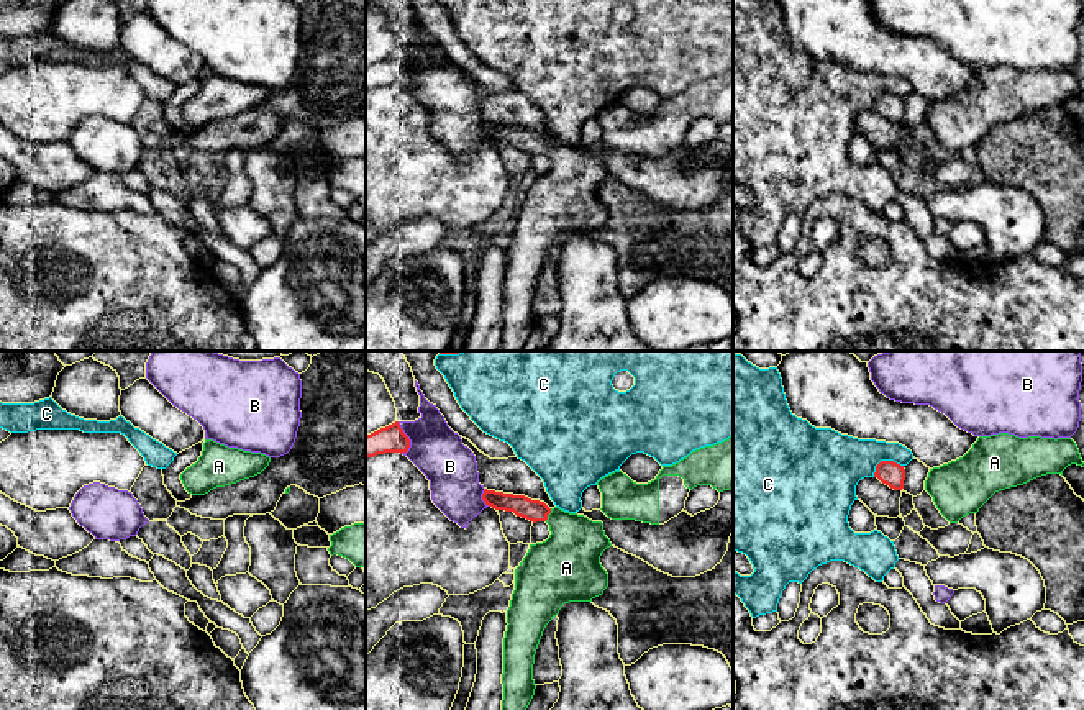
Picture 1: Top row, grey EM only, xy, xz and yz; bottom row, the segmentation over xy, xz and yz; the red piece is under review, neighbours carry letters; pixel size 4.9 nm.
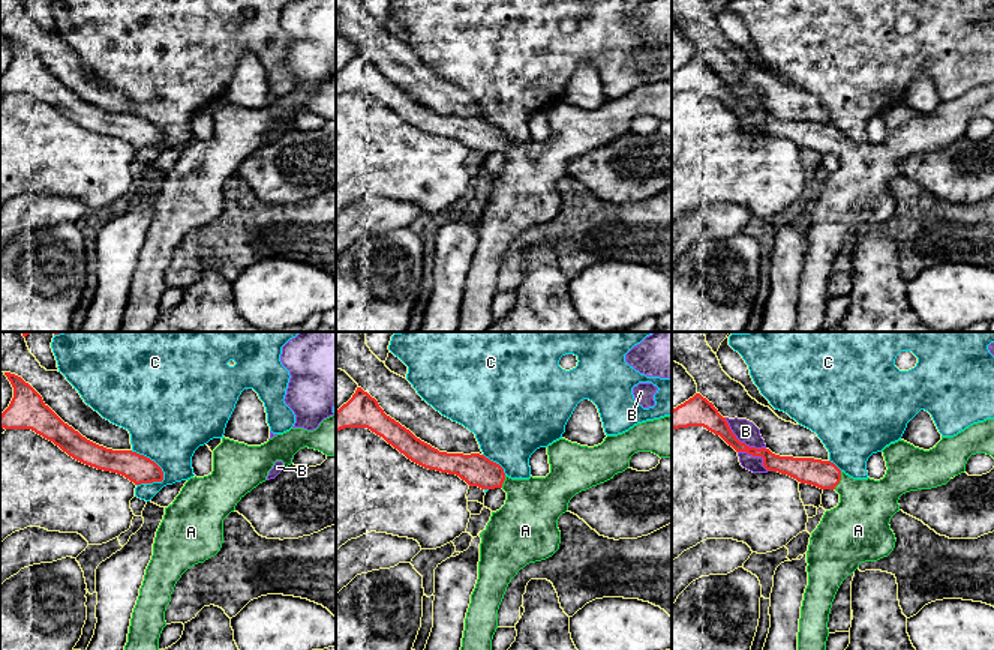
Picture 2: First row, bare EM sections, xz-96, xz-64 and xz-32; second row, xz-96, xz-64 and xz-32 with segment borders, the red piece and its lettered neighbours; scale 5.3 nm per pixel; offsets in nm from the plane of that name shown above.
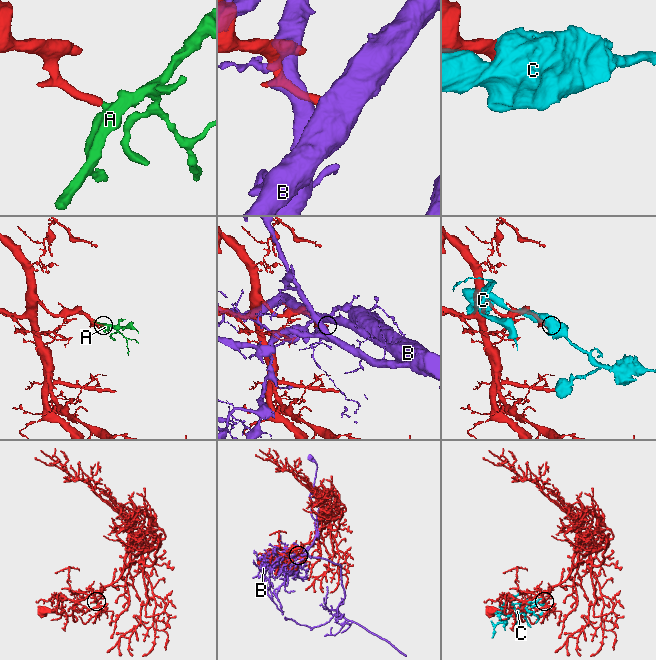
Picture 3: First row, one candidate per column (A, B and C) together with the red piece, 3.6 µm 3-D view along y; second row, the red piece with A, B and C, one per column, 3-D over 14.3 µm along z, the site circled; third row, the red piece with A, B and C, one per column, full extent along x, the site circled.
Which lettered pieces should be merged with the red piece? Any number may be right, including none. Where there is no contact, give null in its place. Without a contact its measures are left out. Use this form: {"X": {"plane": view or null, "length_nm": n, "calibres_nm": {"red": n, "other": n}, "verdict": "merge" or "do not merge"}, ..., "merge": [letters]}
{"A": {"plane": "xz", "length_nm": 70, "calibres_nm": {"red": 110, "other": 300}, "verdict": "merge"}, "B": {"plane": "xz", "length_nm": 170, "calibres_nm": {"red": 130, "other": 260}, "verdict": "do not merge"}, "C": {"plane": "yz", "length_nm": 160, "calibres_nm": {"red": 120, "other": 300}, "verdict": "do not merge"}, "merge": ["A"]}

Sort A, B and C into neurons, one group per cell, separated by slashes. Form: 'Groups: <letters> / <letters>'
Groups: A / B / C

